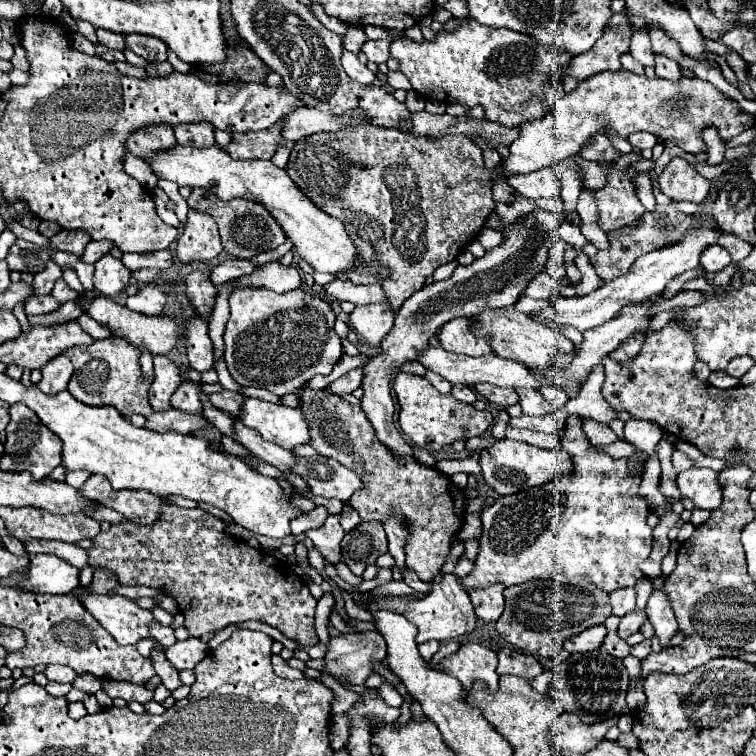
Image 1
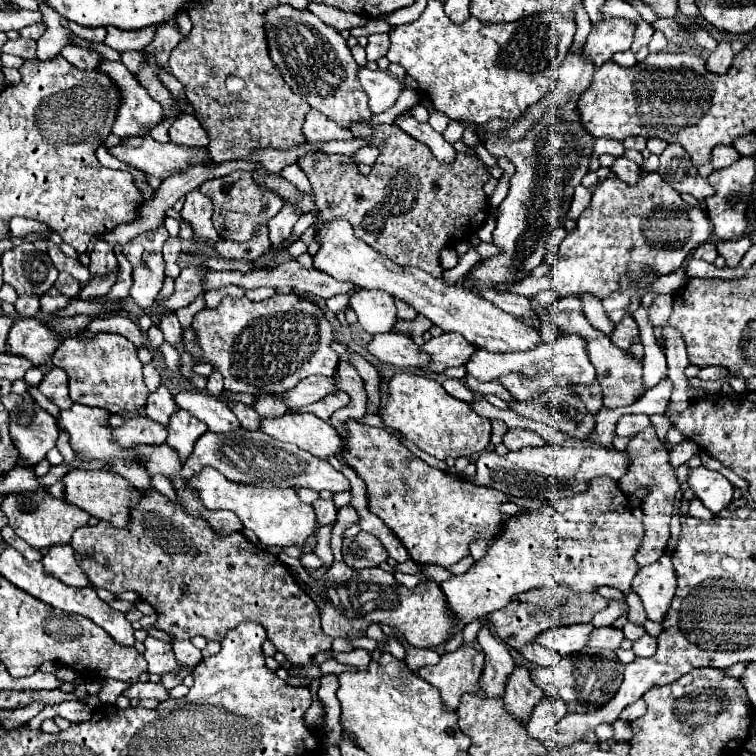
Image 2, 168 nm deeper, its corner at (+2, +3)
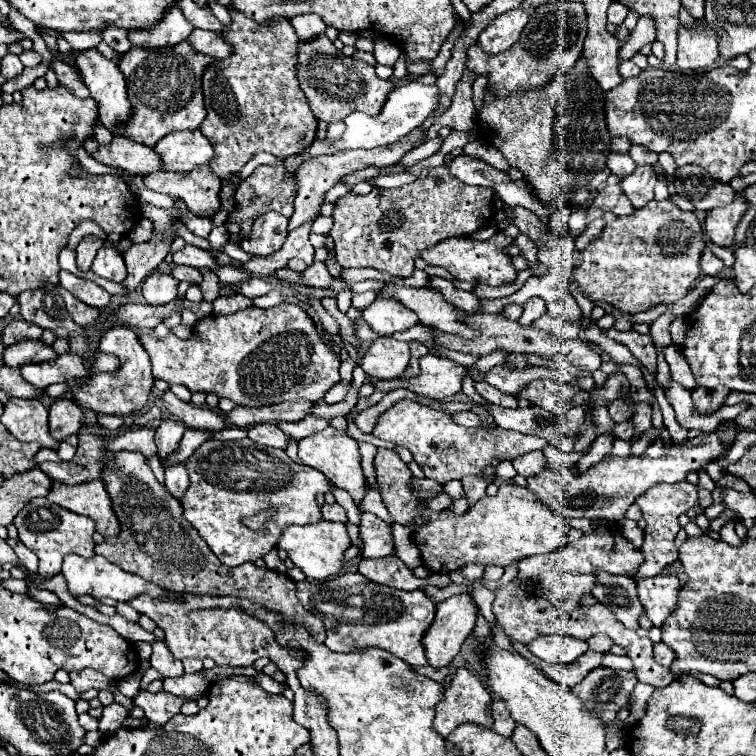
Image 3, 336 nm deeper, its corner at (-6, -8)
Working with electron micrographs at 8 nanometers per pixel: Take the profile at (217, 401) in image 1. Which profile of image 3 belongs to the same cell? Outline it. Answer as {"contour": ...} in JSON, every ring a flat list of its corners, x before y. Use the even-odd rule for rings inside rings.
{"contour":[[254,424,254,428,248,428,248,438,254,440,256,444,262,446,272,446,272,448,286,448,288,442,288,434,284,434,278,426,274,424]]}

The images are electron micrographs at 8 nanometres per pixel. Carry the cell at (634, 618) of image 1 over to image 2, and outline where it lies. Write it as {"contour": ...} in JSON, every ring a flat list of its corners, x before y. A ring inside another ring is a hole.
{"contour":[[600,627,600,629,594,629,590,639,588,639,588,645,590,647,602,647,602,649,618,649,620,647,620,641,624,639,624,633,620,629,614,629,614,627]]}

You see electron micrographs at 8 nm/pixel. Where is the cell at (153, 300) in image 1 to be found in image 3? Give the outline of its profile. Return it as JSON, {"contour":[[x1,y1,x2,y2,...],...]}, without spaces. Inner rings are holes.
{"contour":[[154,272,152,276,148,276,144,280,142,294,148,304,160,306,160,304,168,304,168,302,176,300,176,288,178,288,178,280,174,276]]}

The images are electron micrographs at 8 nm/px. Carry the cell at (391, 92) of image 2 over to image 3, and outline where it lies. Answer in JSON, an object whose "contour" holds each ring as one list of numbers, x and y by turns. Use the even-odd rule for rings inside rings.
{"contour":[[406,82,406,84,396,84,392,92,388,94,382,110,378,116,370,120,361,120,357,111,350,113,345,119,346,126,342,138,334,142,334,148,340,150,354,150,354,148,376,148,384,144,392,144,400,138,404,138,408,132,412,132,416,126,424,122,424,118,434,110,438,100,438,88,436,86,424,86,418,82]]}

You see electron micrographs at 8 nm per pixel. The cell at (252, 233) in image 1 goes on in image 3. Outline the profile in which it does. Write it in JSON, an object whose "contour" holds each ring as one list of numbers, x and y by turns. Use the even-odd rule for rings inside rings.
{"contour":[[258,166,246,180,244,184,240,184,240,192,236,192,236,204,240,204,240,208,236,208,236,212,232,212,232,216,228,216,228,224,236,224,240,228,240,236,242,240,250,238,250,232,252,232,252,224,254,220,268,212,268,210,274,210,274,212,280,212,282,216,290,218,292,212,294,212,294,172,278,166]]}

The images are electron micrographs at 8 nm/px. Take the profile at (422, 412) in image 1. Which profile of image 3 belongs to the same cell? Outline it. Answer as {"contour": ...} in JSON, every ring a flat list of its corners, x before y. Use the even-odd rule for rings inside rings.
{"contour":[[398,400,388,412,384,412,376,428,372,432,374,436,382,440,390,440,394,444,400,444,408,448,414,456,414,460,424,470,426,478,432,478,440,484,446,484,450,480,462,480,464,476,478,474,486,466,490,466,494,460,514,460,520,454,542,450,548,446,544,438,526,436,516,430,504,430,504,428,464,428,454,422,452,414,444,410,436,410,432,406,426,406,416,400]]}

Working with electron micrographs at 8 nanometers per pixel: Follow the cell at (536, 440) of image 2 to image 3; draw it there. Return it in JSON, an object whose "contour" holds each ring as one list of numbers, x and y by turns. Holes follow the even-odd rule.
{"contour":[[534,450,534,452,528,452,528,454,522,454,522,456,514,458,512,464,514,464,518,474,528,478,528,476,536,476,544,468,546,458,544,458,544,454,540,450]]}

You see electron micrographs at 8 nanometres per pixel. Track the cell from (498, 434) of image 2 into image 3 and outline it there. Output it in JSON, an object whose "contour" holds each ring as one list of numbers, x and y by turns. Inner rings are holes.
{"contour":[[502,460,502,462,498,464,498,468,496,468,496,474,498,474,498,478,502,478,502,480,512,480,512,478,516,476,516,470,514,470,514,466,512,466,510,460]]}

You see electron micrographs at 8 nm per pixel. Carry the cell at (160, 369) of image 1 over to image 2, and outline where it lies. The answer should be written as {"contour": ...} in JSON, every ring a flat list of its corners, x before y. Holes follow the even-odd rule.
{"contour":[[160,385,160,387,156,389,156,393,152,393,152,395,148,397,148,403,146,403,146,415,148,415,150,419,154,419,156,423,164,425,164,427,168,427,170,417,172,417,172,413,174,413,176,409,178,409,178,407,176,407,176,403,174,403,174,397,172,397,172,393,170,393,164,385]]}

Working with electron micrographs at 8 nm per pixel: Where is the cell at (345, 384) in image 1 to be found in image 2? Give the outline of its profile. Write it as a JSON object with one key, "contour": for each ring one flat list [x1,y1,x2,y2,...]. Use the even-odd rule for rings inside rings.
{"contour":[[308,377,304,381,300,381,300,385,296,385,292,391,280,393,278,397,290,407,290,409,300,409,304,405,316,403,320,399,324,399,330,393,336,393,336,385,332,377]]}

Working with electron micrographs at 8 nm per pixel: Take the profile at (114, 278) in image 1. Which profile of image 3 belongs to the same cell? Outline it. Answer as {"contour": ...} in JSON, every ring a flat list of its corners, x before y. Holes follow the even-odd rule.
{"contour":[[104,246,96,254,96,260,92,262,92,272,112,280,112,282,122,282,126,276,126,266,122,260,122,254,114,246]]}

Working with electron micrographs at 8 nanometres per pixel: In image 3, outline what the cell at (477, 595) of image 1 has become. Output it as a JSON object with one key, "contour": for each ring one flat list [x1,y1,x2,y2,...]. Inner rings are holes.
{"contour":[[494,700,492,702,492,716,494,716,494,732,500,732,502,736,512,736,516,722,512,720,512,714,504,700]]}

